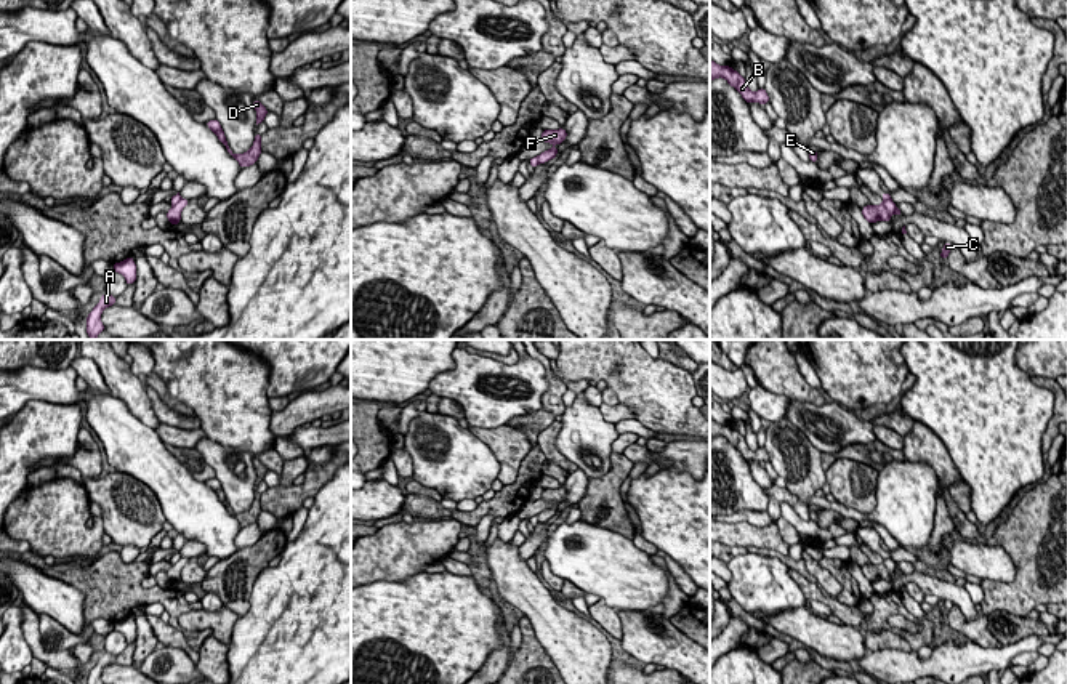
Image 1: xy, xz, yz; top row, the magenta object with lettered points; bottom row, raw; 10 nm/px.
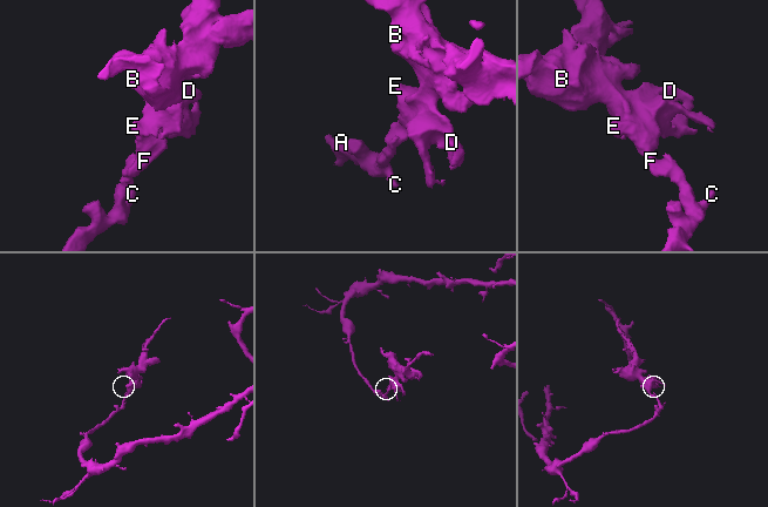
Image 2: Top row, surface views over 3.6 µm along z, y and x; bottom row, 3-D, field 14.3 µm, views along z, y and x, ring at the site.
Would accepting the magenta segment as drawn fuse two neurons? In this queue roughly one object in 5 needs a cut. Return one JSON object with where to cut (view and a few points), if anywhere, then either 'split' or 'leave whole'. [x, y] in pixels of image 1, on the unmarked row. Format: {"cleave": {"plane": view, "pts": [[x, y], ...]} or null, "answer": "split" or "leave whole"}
{"cleave": {"plane": "xy", "pts": [[181, 558], [172, 566]]}, "answer": "split"}

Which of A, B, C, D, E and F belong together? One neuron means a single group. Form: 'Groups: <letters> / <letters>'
Groups: A C / B D E F

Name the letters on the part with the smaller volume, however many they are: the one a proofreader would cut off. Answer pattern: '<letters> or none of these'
B, D, E, F

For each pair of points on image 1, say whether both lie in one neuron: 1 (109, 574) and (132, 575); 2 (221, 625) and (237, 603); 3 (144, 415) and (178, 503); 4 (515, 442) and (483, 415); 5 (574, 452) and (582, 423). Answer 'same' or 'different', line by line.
1: same
2: different
3: different
4: different
5: same

